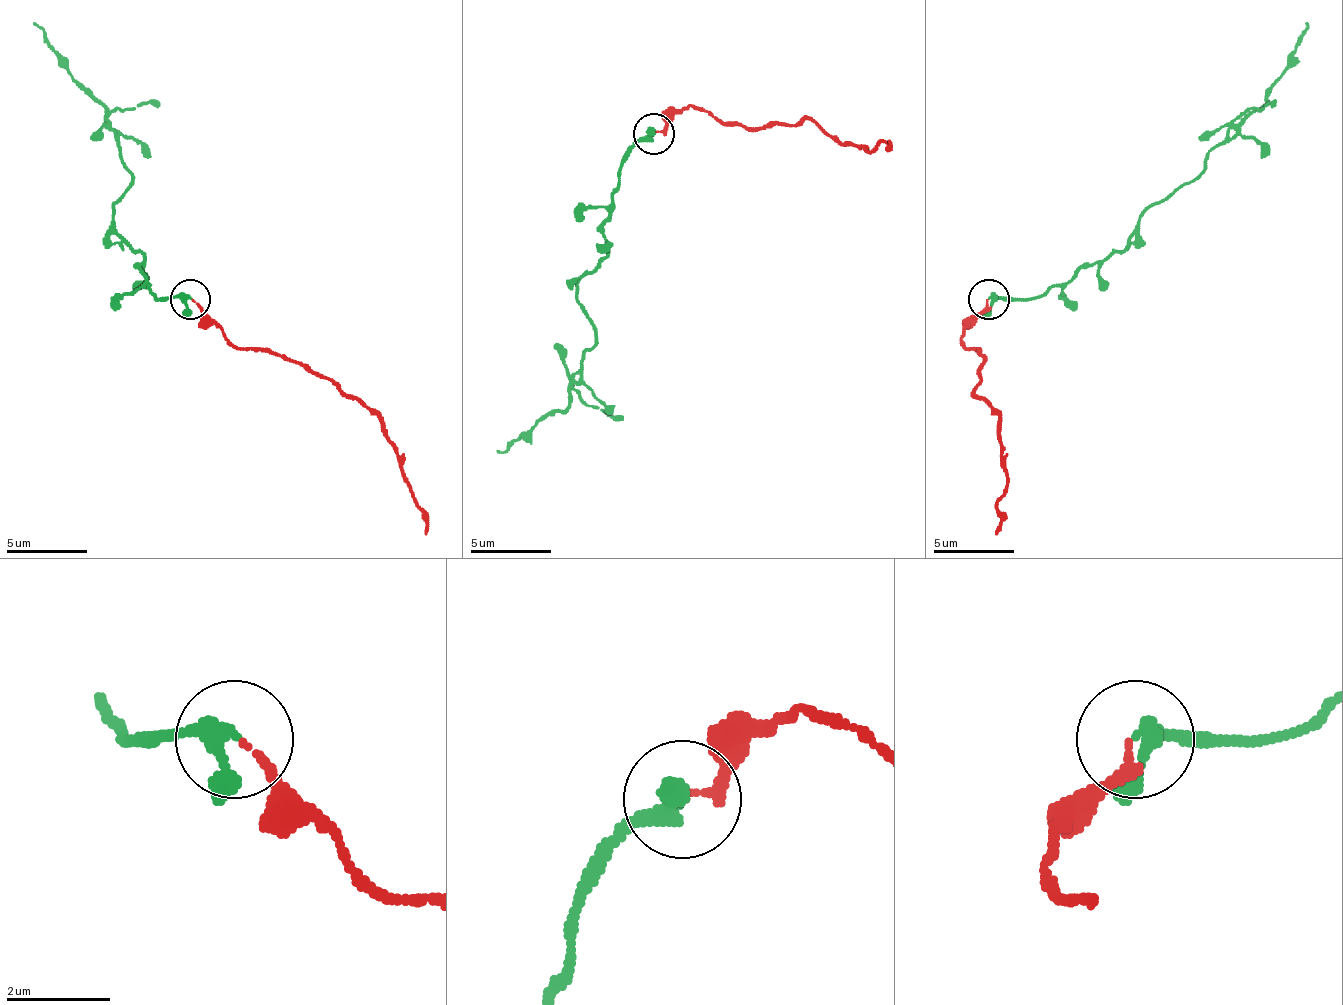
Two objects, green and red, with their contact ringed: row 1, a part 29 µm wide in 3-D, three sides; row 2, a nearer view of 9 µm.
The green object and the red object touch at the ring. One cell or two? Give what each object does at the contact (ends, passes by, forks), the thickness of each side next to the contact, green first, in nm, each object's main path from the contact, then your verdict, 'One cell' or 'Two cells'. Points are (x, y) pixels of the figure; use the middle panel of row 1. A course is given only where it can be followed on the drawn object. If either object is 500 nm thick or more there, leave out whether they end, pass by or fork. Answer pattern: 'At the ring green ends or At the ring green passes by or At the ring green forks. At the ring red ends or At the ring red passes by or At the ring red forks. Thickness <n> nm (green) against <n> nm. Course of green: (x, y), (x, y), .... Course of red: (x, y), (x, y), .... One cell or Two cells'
At the ring green passes by. At the ring red ends. Thickness 240 nm (green) against 150 nm. Course of green: (652, 132), (632, 148), (604, 226), (608, 254), (575, 295), (595, 344), (571, 400), (498, 449). Course of red: (656, 132), (677, 112), (697, 108), (770, 128), (815, 120), (868, 153), (880, 140), (888, 140). One cell

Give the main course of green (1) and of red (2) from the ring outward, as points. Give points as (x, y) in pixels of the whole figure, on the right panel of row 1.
1: (988, 298), (1041, 298), (1110, 257), (1150, 208), (1199, 172), (1207, 156), (1256, 111), (1284, 74), (1305, 21)
2: (988, 298), (967, 322), (963, 343), (984, 363), (976, 395), (996, 420), (1008, 477), (996, 505), (996, 533)

